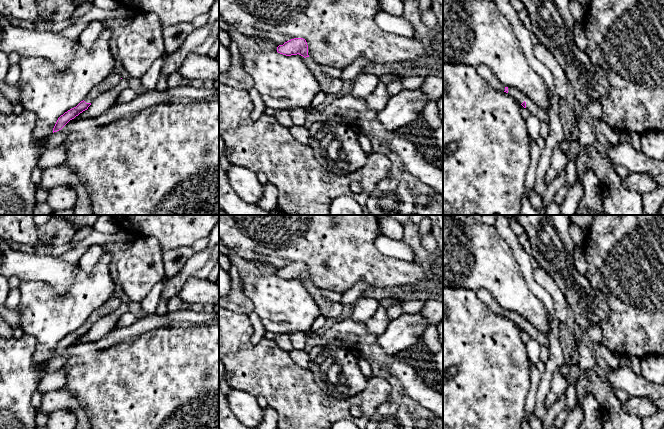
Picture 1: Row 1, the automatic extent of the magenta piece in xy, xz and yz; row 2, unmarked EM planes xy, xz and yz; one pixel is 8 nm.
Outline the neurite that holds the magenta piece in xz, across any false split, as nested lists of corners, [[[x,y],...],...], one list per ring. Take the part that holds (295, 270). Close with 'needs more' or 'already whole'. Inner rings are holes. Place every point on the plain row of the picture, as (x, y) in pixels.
[[[291,263],[283,269],[279,269],[277,271],[277,276],[286,280],[297,278],[303,280],[305,288],[310,293],[312,299],[319,305],[321,315],[325,318],[336,318],[341,314],[343,305],[340,302],[334,302],[326,299],[321,294],[321,289],[317,288],[312,282],[309,281],[308,269],[305,263]]] | needs more

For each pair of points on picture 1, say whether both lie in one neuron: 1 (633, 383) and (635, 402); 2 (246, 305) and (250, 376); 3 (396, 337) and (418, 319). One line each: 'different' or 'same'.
1: different
2: different
3: same

